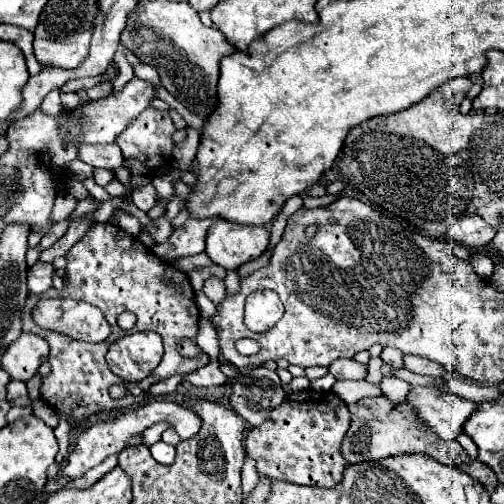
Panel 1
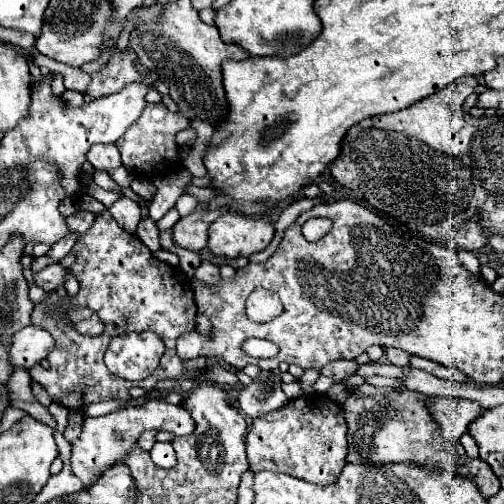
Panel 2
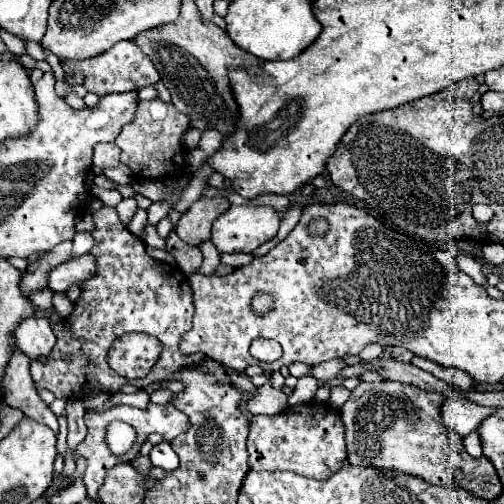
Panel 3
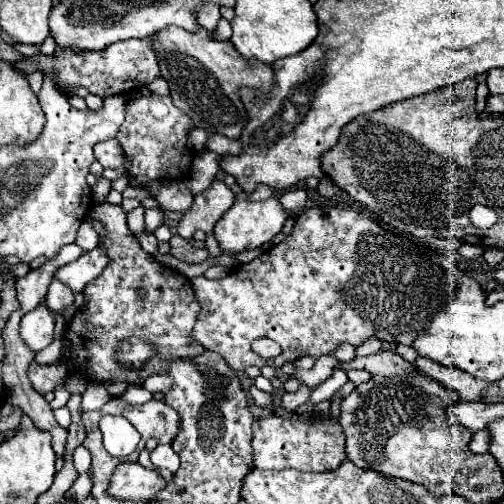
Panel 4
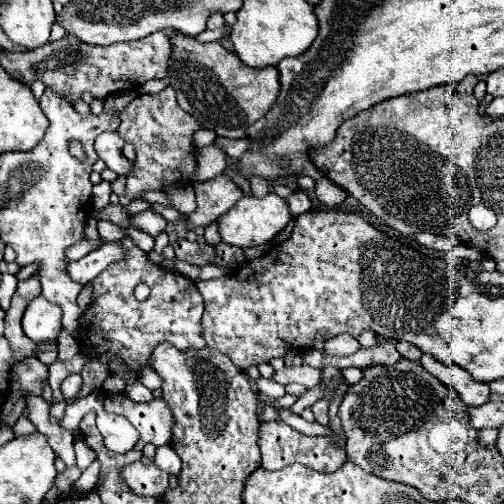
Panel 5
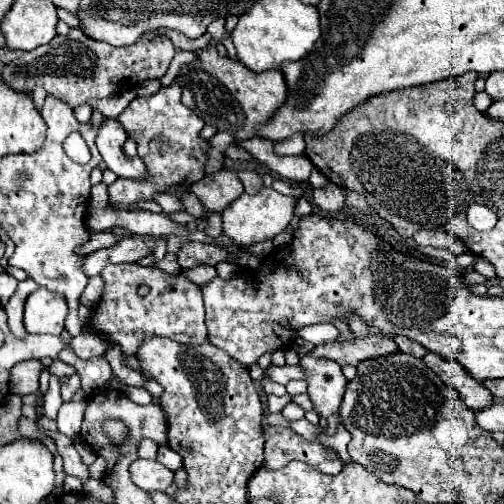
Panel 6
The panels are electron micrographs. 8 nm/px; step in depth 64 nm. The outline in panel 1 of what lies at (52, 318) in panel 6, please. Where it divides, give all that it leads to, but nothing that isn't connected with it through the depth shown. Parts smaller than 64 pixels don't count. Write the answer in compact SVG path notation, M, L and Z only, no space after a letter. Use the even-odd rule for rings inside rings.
M22 332L22 336L8 346L2 356L2 368L14 380L30 380L38 366L48 358L48 342L36 334Z

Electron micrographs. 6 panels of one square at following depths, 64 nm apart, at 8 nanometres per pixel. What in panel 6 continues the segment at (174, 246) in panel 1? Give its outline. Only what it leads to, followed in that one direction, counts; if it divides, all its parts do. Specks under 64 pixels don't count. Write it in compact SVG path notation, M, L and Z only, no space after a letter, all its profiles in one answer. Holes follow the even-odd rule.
M220 168L192 184L192 192L202 200L208 214L222 212L230 202L234 202L242 192L244 186L232 168Z

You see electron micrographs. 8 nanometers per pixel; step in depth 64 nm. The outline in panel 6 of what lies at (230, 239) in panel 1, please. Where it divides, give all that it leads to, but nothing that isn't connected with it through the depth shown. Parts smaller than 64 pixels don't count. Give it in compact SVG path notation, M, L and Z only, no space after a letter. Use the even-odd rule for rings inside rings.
M262 188L258 194L246 194L244 192L238 200L234 200L222 212L224 234L230 236L234 242L238 242L242 246L252 246L252 244L264 242L268 238L274 238L276 234L280 234L282 230L288 228L288 224L294 216L296 202L298 202L298 198L284 196L284 194L276 192L274 188Z

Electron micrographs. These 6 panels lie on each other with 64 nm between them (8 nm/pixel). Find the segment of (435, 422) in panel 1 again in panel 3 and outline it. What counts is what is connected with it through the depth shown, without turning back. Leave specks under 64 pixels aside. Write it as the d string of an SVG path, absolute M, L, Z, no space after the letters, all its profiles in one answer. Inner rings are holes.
M450 396L446 400L446 404L442 406L442 418L444 418L444 424L456 436L466 436L466 434L478 430L482 420L492 416L494 410L496 408L474 404L468 398L462 398L462 396Z

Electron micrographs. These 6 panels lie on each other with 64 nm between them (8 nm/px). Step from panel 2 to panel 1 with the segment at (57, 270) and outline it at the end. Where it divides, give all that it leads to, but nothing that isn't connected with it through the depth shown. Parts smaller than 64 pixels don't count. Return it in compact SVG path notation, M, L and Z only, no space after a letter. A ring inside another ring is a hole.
M36 262L27 270L27 286L30 294L42 294L44 290L52 288L52 278L56 270L52 264Z

